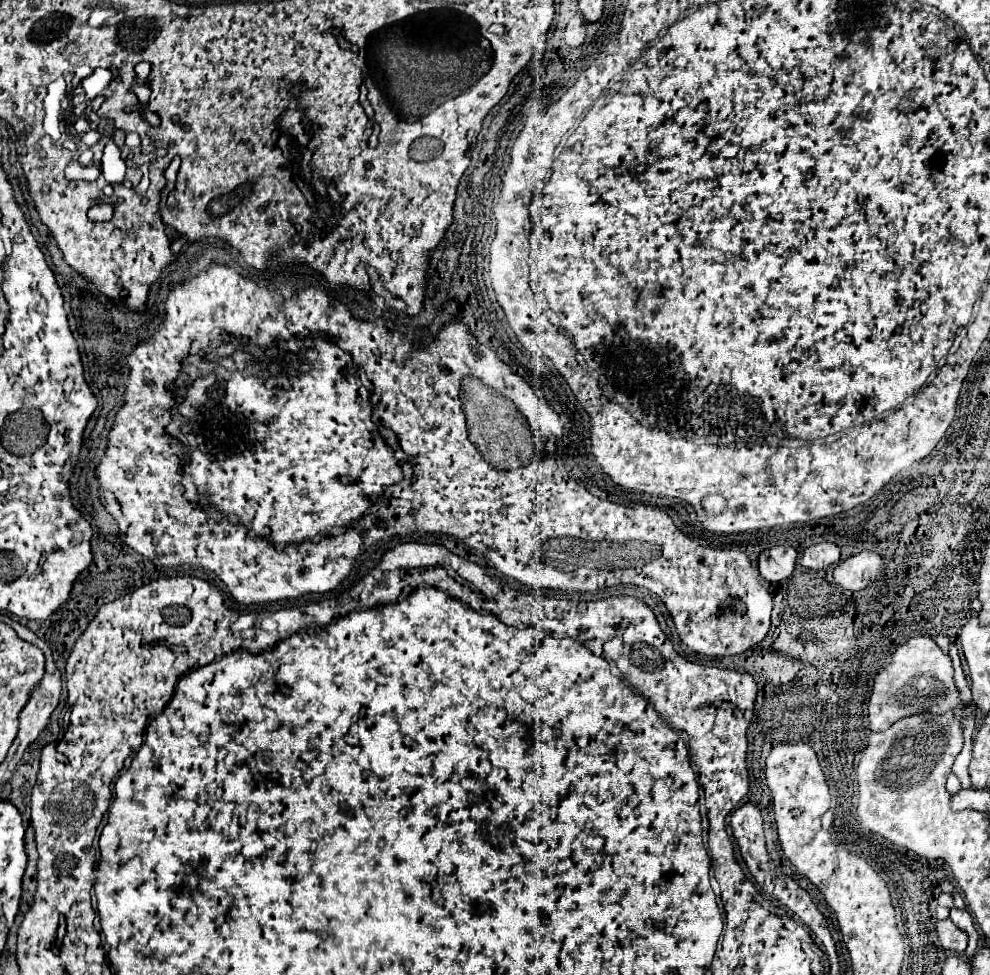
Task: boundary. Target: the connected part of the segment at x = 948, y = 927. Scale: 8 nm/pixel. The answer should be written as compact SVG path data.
M951 919L945 921L937 921L937 935L939 935L939 943L943 949L953 951L963 955L967 949L967 933L959 927L955 927L955 923Z

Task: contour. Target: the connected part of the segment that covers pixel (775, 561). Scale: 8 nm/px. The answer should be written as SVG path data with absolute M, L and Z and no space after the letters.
M771 547L759 555L759 573L769 583L779 583L787 579L797 561L797 551L793 547Z

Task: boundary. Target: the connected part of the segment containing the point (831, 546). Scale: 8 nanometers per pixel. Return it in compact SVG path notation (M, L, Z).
M817 543L805 549L801 565L811 571L821 571L827 567L837 567L840 562L840 548L835 543Z

